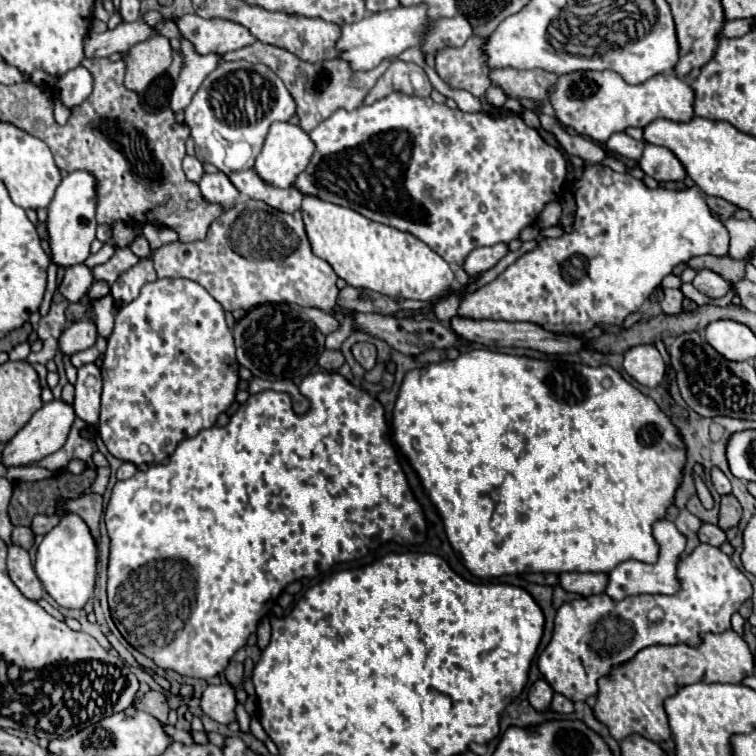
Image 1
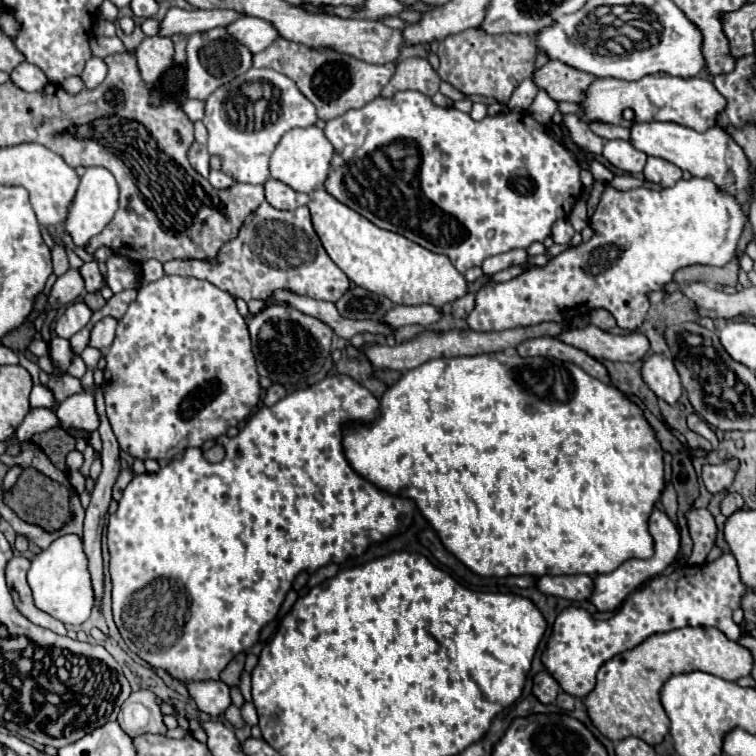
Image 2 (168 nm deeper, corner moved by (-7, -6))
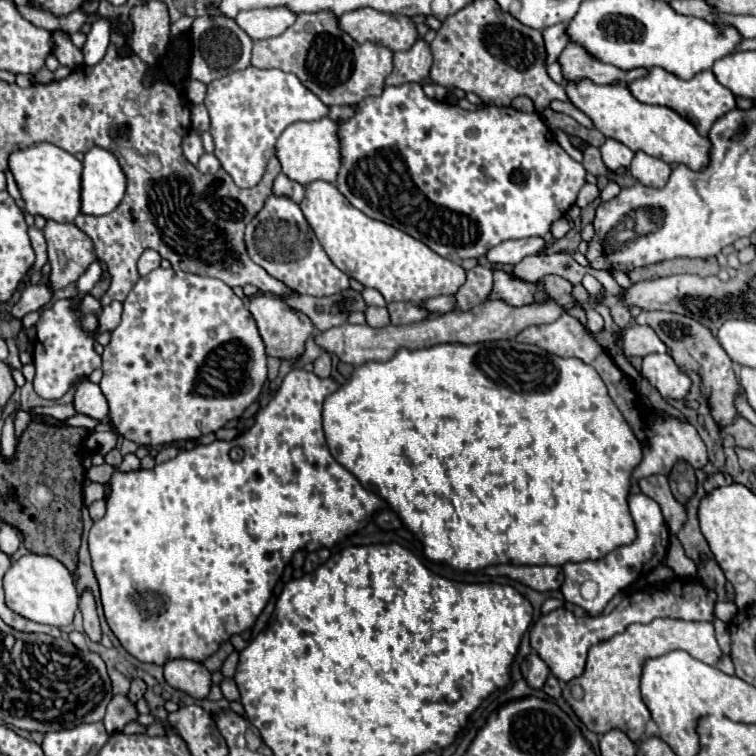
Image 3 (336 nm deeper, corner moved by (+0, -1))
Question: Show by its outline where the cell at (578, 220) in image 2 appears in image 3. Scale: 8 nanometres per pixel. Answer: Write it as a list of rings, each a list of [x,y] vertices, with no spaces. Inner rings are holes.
[[[586,183],[582,189],[580,189],[580,193],[578,193],[578,199],[576,199],[576,205],[580,207],[580,209],[584,209],[590,201],[594,201],[596,197],[598,197],[598,187],[596,185],[590,185],[590,183]]]

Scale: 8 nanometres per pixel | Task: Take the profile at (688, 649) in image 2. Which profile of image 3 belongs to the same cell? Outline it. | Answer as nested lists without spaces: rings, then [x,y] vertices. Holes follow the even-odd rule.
[[[654,619],[646,625],[630,625],[624,633],[594,645],[588,653],[586,669],[580,677],[564,687],[564,699],[574,709],[578,719],[594,733],[604,735],[612,729],[624,731],[634,743],[640,741],[642,729],[650,721],[650,711],[640,695],[640,677],[648,659],[682,649],[706,665],[716,665],[722,657],[714,637],[714,625],[706,621],[680,621],[680,619]],[[580,687],[582,697],[574,697],[572,689]]]

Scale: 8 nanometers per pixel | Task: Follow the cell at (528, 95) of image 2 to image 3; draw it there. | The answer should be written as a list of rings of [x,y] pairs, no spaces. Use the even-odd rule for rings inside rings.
[[[558,23],[558,25],[552,25],[552,27],[546,27],[542,31],[542,37],[544,37],[544,47],[546,47],[546,53],[550,53],[550,57],[546,59],[546,69],[556,63],[560,51],[566,47],[568,43],[568,35],[564,35],[564,29],[566,25],[564,23]]]

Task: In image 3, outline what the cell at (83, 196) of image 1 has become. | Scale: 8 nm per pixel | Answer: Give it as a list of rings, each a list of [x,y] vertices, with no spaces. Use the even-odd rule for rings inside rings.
[[[100,147],[90,149],[82,161],[82,215],[106,215],[112,213],[124,197],[126,177],[120,171],[116,157]]]

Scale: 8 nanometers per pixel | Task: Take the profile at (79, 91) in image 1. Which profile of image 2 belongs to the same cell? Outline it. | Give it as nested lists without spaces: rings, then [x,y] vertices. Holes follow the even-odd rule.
[[[91,56],[91,58],[87,60],[87,66],[85,66],[83,74],[81,74],[81,78],[83,78],[83,82],[85,82],[85,88],[95,88],[95,86],[99,86],[99,82],[103,82],[105,76],[107,76],[107,64],[103,62],[103,58]]]

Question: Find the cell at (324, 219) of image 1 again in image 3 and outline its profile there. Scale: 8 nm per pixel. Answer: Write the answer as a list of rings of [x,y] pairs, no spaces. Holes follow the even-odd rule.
[[[310,183],[306,187],[306,197],[300,203],[300,209],[330,261],[340,271],[360,281],[364,287],[382,293],[386,303],[420,303],[438,295],[454,295],[466,279],[466,273],[460,265],[440,257],[422,241],[416,241],[404,231],[366,217],[362,211],[350,205],[350,201],[332,183]]]

